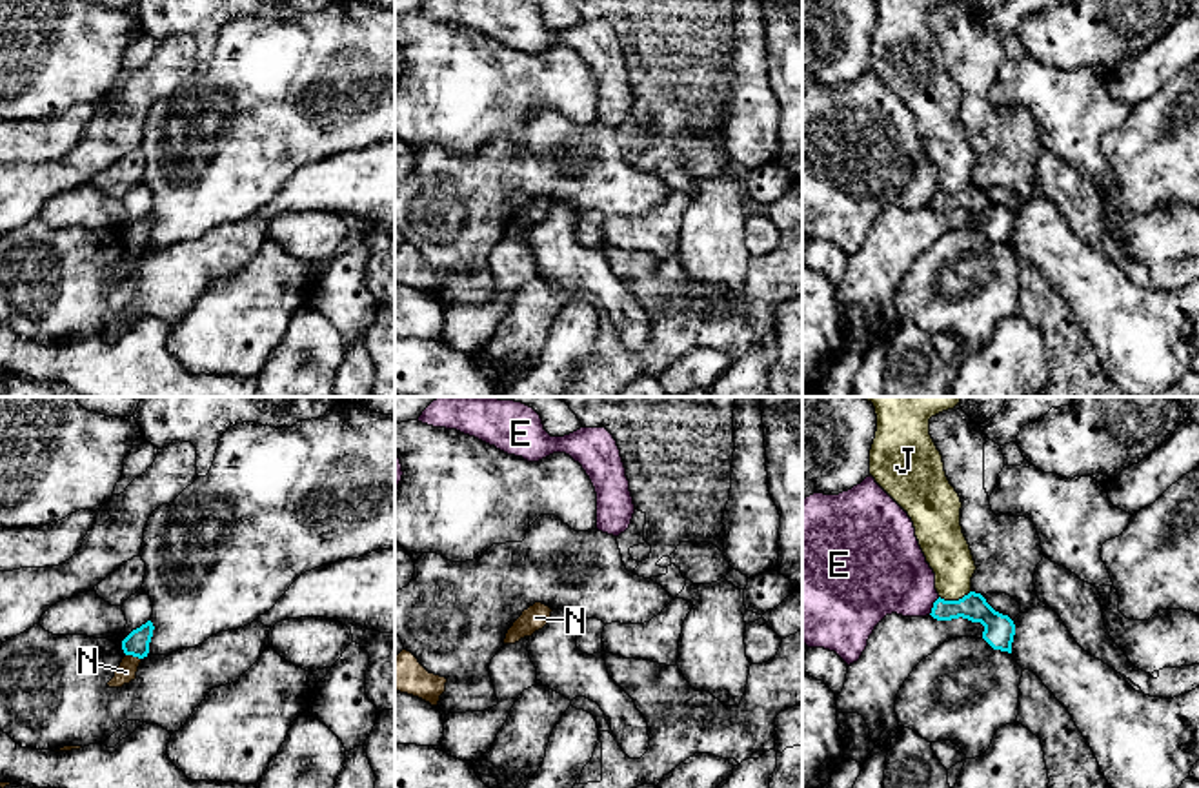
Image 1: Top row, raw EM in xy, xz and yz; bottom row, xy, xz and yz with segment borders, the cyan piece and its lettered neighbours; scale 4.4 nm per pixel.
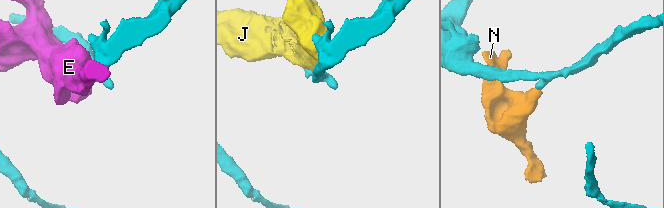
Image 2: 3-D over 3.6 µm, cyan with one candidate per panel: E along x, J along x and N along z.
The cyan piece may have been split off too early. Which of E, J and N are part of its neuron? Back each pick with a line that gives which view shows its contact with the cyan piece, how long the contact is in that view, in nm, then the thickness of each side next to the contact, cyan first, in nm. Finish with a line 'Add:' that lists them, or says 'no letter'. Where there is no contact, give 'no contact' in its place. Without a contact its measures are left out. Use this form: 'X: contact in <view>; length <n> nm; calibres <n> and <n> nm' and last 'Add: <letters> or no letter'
Add: no letter

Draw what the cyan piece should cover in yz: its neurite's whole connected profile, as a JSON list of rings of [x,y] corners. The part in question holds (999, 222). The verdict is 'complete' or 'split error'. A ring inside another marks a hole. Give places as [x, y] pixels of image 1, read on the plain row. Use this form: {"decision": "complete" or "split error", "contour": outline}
{"decision": "complete", "contour": [[[970,184],[959,193],[937,191],[932,206],[937,213],[968,211],[984,218],[982,231],[1001,244],[1012,246],[1015,217],[1008,207],[995,204],[981,186]]]}

